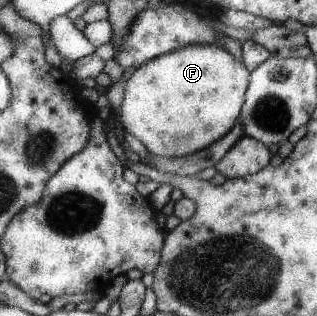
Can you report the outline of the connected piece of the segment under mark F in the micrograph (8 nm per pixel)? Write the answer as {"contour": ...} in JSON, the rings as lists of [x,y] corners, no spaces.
{"contour":[[[188,44],[157,55],[139,65],[127,78],[121,105],[121,122],[125,132],[132,134],[151,155],[165,158],[185,156],[215,143],[235,126],[243,106],[247,86],[245,64],[235,60],[223,47],[213,44]]]}

